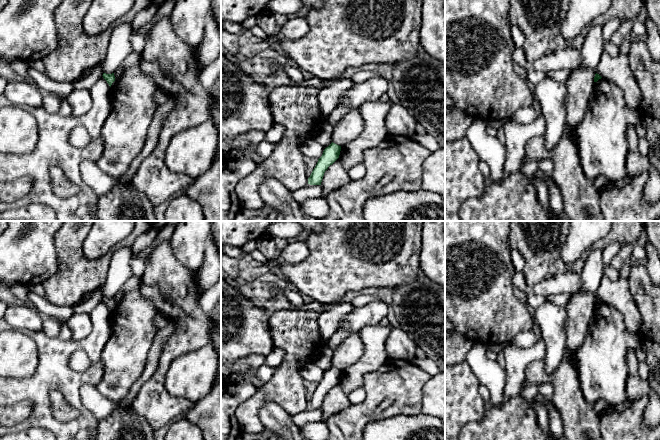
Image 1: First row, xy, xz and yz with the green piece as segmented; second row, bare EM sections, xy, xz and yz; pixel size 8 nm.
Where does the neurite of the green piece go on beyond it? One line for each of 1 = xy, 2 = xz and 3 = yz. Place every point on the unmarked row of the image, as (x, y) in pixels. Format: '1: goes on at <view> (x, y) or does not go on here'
1: does not go on here
2: does not go on here
3: does not go on here

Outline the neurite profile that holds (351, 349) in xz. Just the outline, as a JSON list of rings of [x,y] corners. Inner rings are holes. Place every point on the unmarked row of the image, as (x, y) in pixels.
[[[359,332],[352,333],[334,350],[332,366],[345,370],[358,361],[363,351],[364,345]]]

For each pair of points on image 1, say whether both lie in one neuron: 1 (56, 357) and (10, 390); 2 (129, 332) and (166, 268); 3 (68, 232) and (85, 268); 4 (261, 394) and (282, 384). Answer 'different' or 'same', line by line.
1: same
2: different
3: same
4: same

